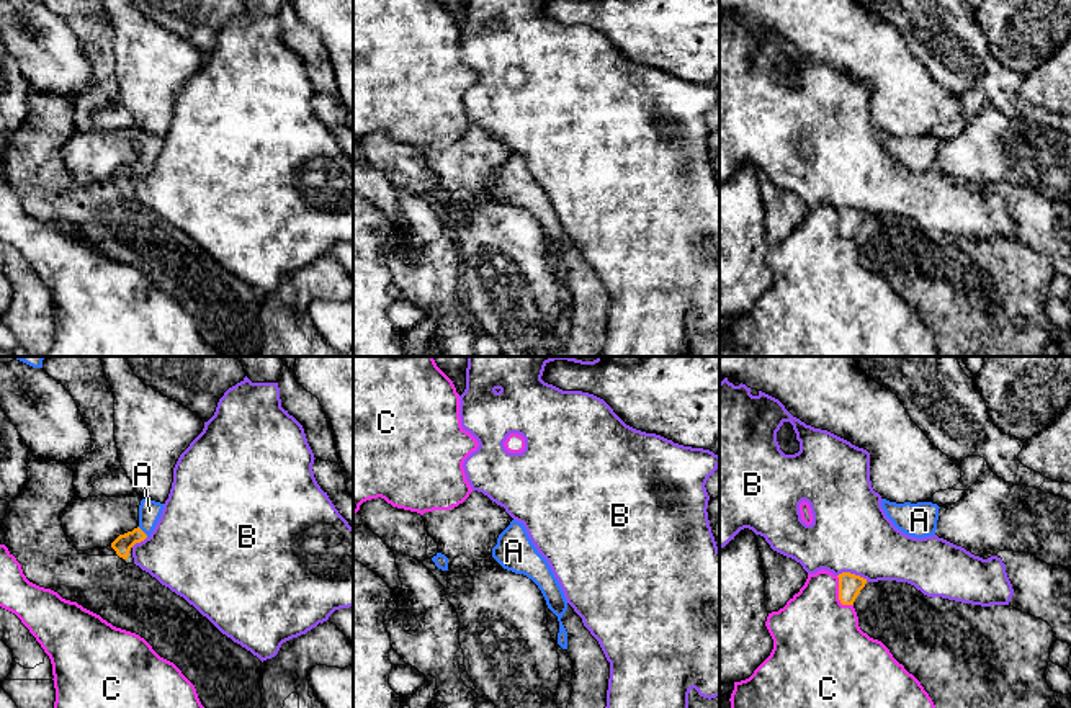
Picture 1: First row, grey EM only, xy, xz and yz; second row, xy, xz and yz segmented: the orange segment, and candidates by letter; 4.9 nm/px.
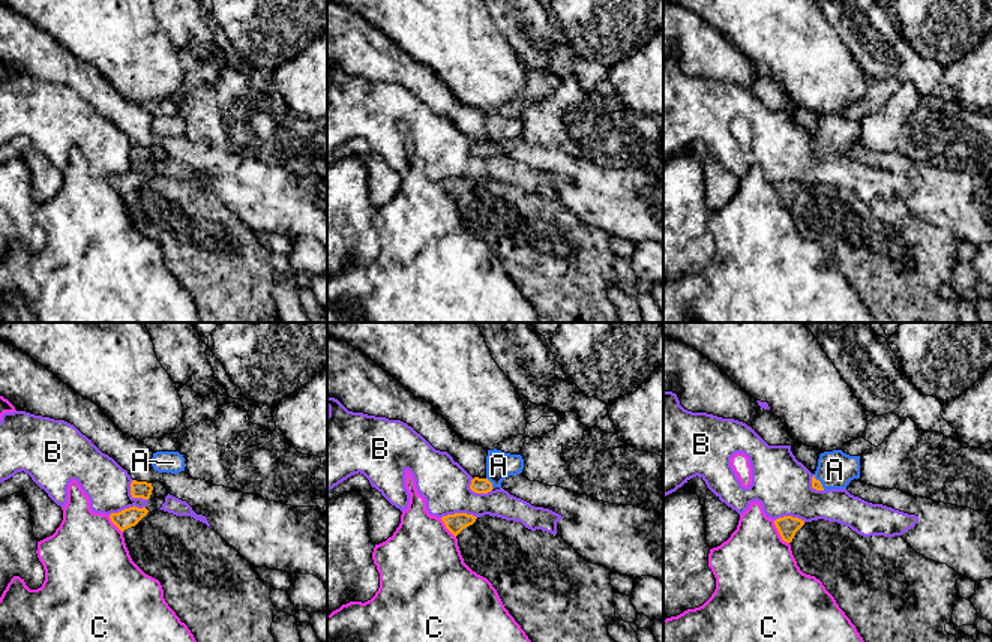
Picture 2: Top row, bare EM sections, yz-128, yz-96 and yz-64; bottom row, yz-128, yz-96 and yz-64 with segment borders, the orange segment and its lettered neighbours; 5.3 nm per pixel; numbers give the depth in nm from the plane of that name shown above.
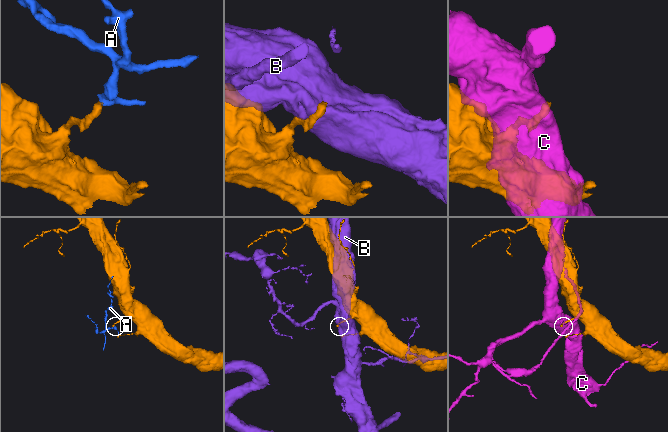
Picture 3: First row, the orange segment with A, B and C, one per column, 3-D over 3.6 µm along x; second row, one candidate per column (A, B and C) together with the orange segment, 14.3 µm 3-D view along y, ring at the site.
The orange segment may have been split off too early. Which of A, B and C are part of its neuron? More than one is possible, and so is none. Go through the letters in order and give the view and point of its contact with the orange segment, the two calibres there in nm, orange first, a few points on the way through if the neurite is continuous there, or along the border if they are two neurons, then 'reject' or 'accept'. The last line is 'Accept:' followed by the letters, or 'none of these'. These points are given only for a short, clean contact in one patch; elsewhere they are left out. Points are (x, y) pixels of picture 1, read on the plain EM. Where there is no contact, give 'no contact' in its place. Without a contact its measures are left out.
A: meets orange in xy at (143, 165); 90 nm thick on the orange side, 110 nm on the other; runs through xy (123, 177), (143, 165), (149, 144); accept
B: meets orange in yz at (852, 208); 110 nm thick on the orange side, 380 nm on the other; reject
C: meets orange in yz at (839, 229); 110 nm thick on the orange side, 440 nm on the other; reject
Accept: A

